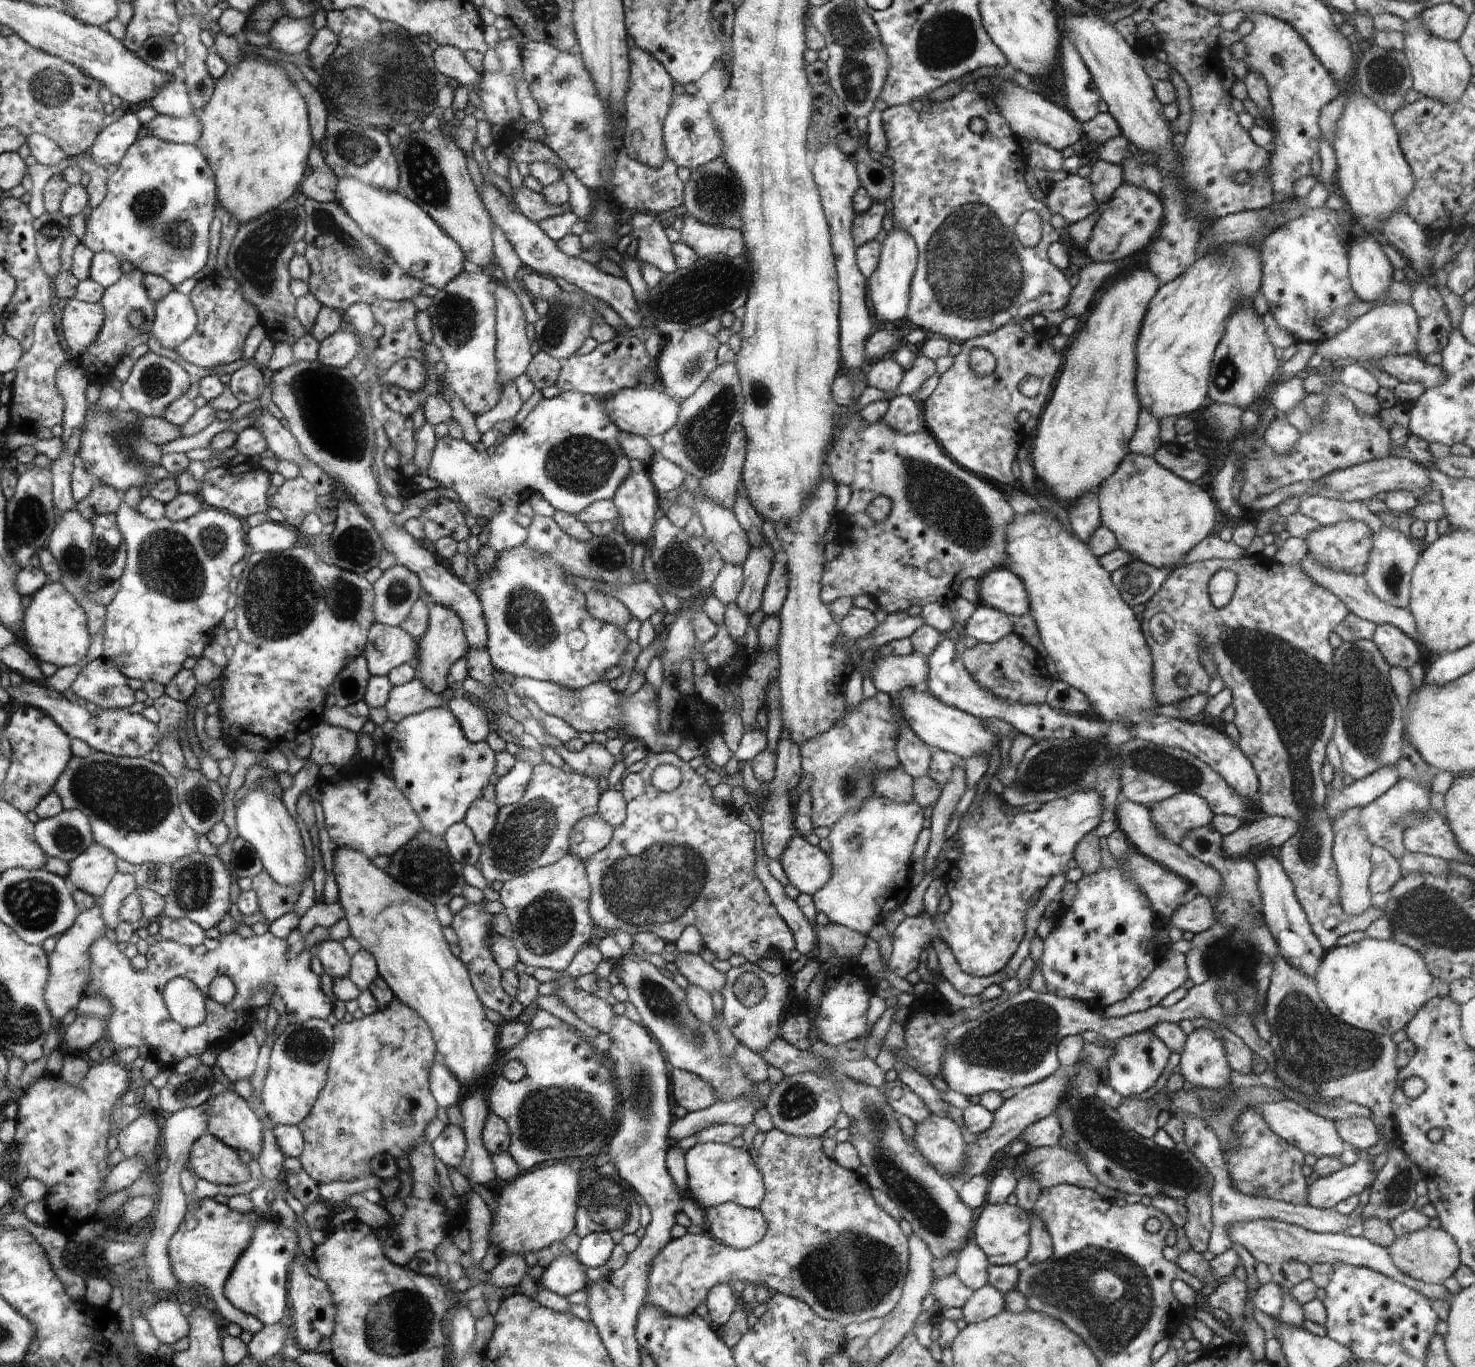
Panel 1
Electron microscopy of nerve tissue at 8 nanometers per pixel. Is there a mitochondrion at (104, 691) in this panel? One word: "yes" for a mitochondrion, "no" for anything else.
yes

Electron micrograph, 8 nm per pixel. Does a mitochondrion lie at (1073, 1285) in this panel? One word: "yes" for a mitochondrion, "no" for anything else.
yes

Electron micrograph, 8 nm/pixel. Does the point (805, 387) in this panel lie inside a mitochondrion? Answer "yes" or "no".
no

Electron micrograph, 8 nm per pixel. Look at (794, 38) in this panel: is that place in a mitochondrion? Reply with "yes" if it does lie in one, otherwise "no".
no

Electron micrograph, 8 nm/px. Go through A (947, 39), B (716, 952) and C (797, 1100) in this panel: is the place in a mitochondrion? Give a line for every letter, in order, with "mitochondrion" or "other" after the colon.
A: mitochondrion
B: other
C: mitochondrion

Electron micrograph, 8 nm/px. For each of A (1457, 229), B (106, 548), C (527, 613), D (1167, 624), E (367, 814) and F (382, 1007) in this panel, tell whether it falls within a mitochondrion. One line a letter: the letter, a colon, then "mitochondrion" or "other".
A: other
B: mitochondrion
C: mitochondrion
D: other
E: other
F: other

